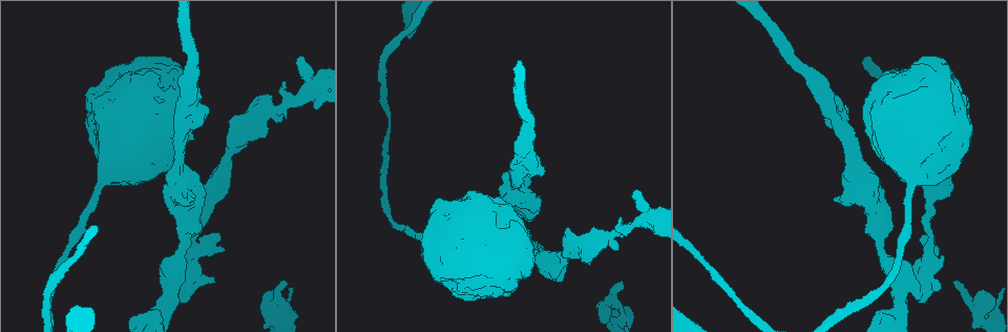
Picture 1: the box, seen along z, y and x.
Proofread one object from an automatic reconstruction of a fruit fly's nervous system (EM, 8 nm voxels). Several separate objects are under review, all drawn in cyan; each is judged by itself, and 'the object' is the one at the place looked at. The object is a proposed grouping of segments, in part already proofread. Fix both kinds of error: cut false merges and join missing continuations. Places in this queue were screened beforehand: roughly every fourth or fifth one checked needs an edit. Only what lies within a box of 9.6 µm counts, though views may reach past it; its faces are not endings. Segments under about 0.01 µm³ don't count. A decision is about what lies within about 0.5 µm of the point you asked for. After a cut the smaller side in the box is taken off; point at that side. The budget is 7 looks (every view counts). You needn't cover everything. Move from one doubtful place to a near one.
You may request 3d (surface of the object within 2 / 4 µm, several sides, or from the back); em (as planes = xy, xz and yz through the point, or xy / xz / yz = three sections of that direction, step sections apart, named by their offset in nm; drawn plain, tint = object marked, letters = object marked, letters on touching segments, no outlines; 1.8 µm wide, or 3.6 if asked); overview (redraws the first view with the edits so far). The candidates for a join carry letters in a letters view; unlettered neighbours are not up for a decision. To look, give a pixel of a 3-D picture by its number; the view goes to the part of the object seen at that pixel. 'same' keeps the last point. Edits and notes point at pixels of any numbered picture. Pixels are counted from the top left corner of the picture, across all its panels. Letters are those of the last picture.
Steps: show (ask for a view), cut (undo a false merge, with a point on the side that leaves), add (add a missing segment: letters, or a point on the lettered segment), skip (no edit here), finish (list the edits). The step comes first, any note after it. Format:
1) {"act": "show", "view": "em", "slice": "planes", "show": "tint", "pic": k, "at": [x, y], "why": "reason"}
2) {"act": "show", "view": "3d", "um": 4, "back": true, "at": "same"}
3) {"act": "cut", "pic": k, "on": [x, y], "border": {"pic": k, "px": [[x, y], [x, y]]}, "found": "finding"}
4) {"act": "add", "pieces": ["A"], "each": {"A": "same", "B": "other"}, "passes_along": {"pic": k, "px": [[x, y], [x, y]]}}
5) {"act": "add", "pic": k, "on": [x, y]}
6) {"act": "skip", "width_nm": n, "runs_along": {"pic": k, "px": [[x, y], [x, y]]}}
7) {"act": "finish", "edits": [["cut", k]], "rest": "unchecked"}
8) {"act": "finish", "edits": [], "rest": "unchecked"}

{"act": "show", "view": "em", "slice": "planes", "show": "letters", "pic": 1, "at": [620, 284], "why": "free end"}

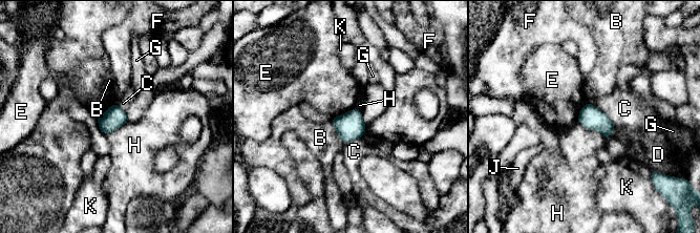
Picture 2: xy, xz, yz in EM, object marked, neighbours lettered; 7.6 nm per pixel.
{"act": "skip", "width_nm": 170, "longest_contact_nm": ["C", 280], "each": {"B": "other", "C": "other", "D": "other", "E": "other", "F": "other", "G": "other", "H": "other", "J": "other", "K": "other"}, "found": "none of them fits"}

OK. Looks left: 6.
{"act": "show", "view": "em", "slice": "yz", "step": 16, "show": "plain", "pic": 1, "at": [191, 253], "why": "three arms meet"}

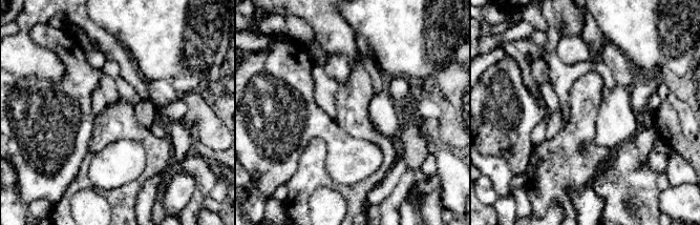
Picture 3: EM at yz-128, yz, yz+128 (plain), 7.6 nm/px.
{"act": "show", "view": "em", "slice": "yz", "step": 16, "show": "letters", "at": "same"}

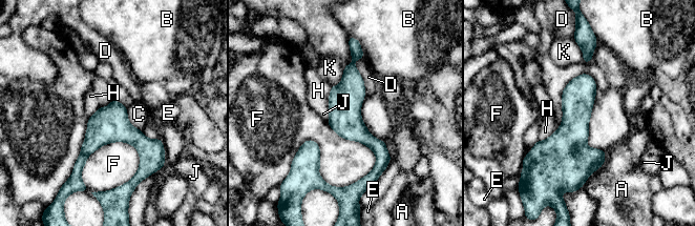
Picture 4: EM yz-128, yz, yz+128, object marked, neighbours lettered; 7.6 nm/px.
{"act": "skip", "width_nm": 240, "each": {"A": "other", "B": "other", "C": "other", "D": "other", "E": "other", "F": "other", "H": "other", "J": "other", "K": "other"}, "border": {"pic": 4, "px": [[327, 102], [329, 110], [328, 122]]}, "found": "continuous, no second cell"}

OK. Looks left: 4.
{"act": "show", "view": "em", "slice": "planes", "show": "letters", "pic": 1, "at": [563, 262], "why": "sudden change in width"}

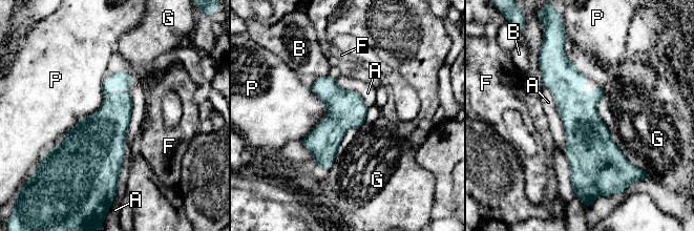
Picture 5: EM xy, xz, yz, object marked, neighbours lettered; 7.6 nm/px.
{"act": "skip", "each": {"A": "other", "B": "other", "F": "other", "G": "other", "P": "other"}, "border": {"pic": 5, "px": [[104, 79], [102, 104], [64, 133]]}, "found": "one cell here"}

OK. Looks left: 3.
{"act": "finish", "edits": [], "rest": "unchecked"}

